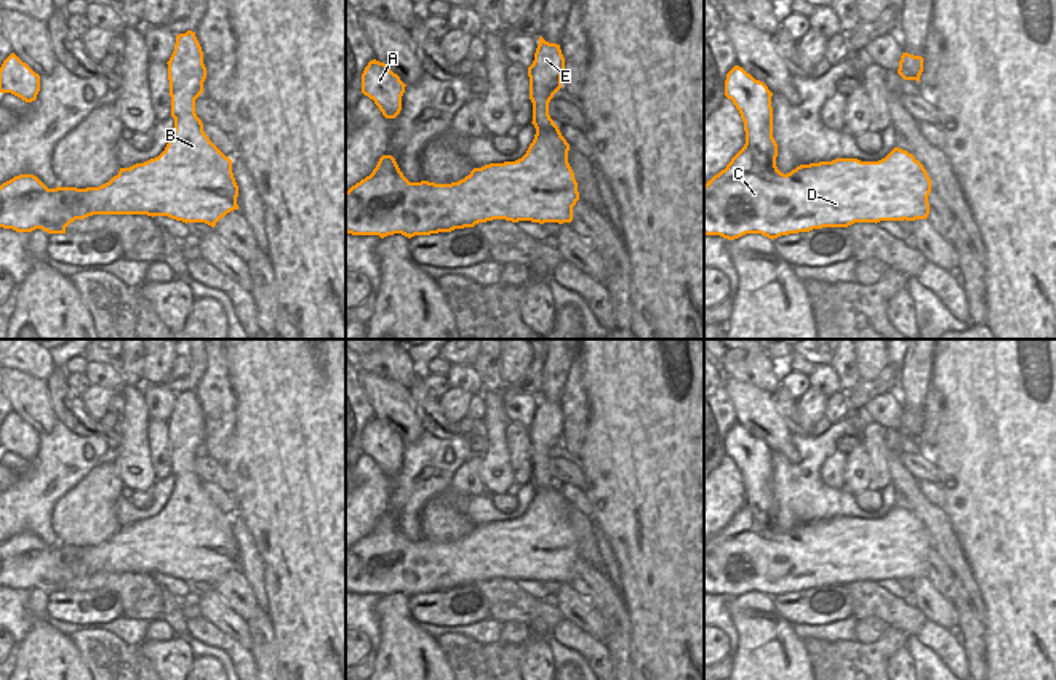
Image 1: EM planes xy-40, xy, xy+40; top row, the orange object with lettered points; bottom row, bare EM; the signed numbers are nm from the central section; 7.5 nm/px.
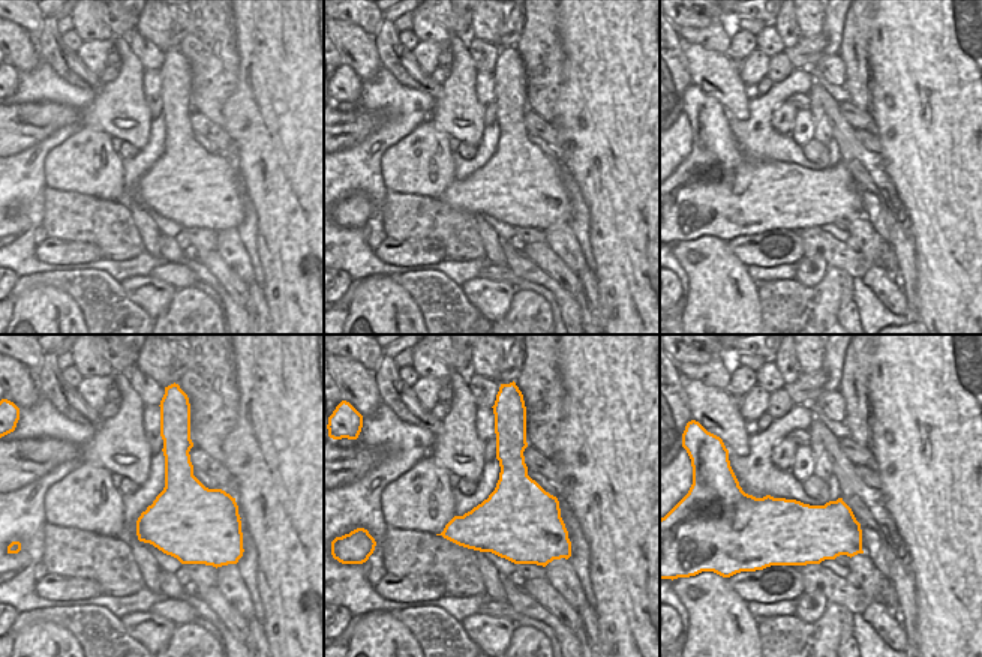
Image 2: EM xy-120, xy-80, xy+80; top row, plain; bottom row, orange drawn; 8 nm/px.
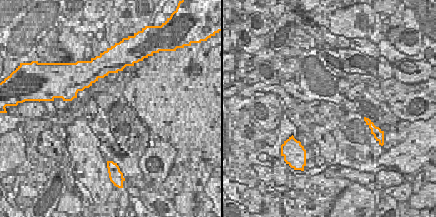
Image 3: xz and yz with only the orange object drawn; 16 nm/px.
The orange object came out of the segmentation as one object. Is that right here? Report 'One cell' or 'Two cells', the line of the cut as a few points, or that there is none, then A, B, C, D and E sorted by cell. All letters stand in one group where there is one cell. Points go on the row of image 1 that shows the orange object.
One cell. No split. Groups: A B C D E

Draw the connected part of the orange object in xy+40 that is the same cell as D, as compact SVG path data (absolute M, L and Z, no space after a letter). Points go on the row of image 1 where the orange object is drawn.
M734 66L725 80L725 96L741 114L744 147L725 170L704 186L704 235L728 240L746 234L768 238L810 232L822 227L848 227L854 222L915 221L930 214L931 179L923 165L907 150L894 147L878 162L835 158L800 165L784 174L776 166L778 144L773 138L773 93L742 67Z

